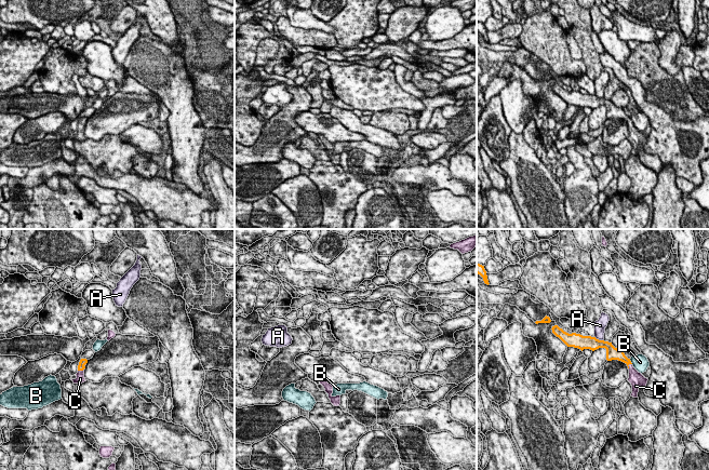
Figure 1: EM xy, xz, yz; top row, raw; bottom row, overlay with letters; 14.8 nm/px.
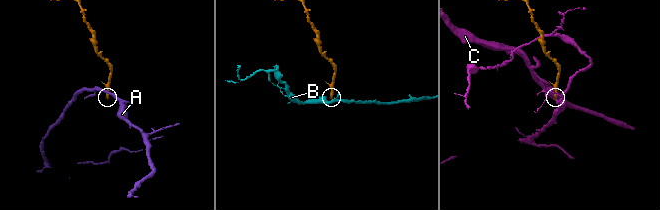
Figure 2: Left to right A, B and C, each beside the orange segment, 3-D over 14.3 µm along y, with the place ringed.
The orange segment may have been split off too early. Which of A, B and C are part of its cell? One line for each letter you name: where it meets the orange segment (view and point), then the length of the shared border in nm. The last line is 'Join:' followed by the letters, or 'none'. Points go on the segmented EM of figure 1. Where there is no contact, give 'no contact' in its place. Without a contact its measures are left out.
C: contact xy (83, 368); length 170 nm
Join: C

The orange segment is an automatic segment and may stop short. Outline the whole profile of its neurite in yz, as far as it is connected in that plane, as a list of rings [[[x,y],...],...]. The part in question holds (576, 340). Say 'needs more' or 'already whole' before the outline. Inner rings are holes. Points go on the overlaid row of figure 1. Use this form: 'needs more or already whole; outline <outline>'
needs more; outline [[[558,325],[552,326],[552,333],[559,337],[567,347],[578,348],[581,351],[584,349],[590,349],[592,351],[599,348],[606,349],[606,360],[618,360],[627,364],[629,367],[629,378],[628,381],[632,386],[631,397],[638,398],[639,388],[645,388],[647,384],[647,378],[645,378],[641,373],[639,373],[632,365],[630,359],[628,359],[623,350],[615,348],[612,343],[599,340],[596,337],[583,336],[580,334],[572,333],[568,334],[560,328]]]

